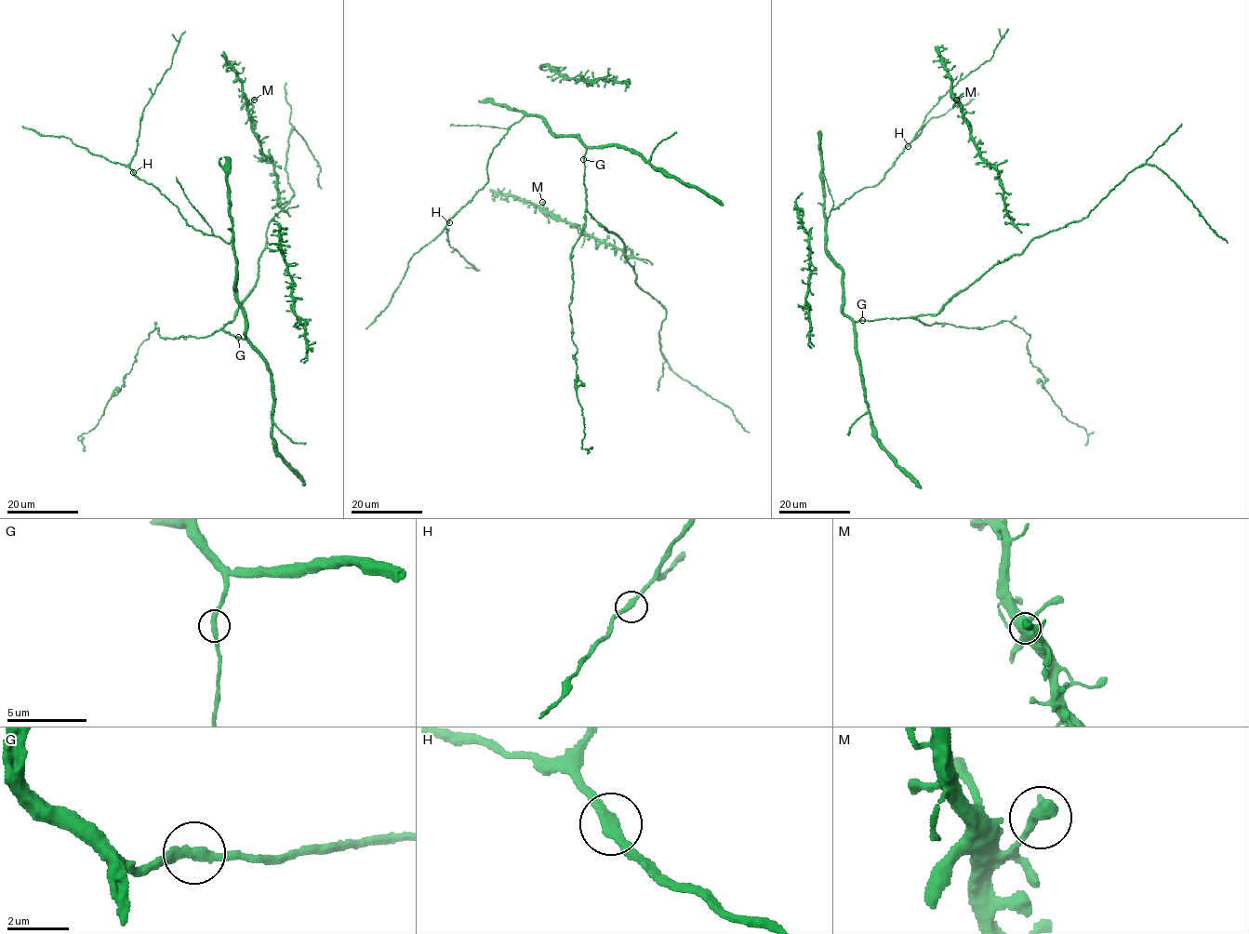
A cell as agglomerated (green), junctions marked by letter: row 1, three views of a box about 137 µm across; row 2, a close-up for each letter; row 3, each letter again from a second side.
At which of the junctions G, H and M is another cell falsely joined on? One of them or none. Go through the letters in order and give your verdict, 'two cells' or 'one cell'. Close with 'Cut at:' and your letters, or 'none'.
G: one cell
H: one cell
M: one cell
Cut at: none

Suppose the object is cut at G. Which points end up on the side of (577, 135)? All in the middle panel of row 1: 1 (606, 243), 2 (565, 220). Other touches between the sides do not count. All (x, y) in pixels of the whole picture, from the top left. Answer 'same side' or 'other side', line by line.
1: same side
2: same side

